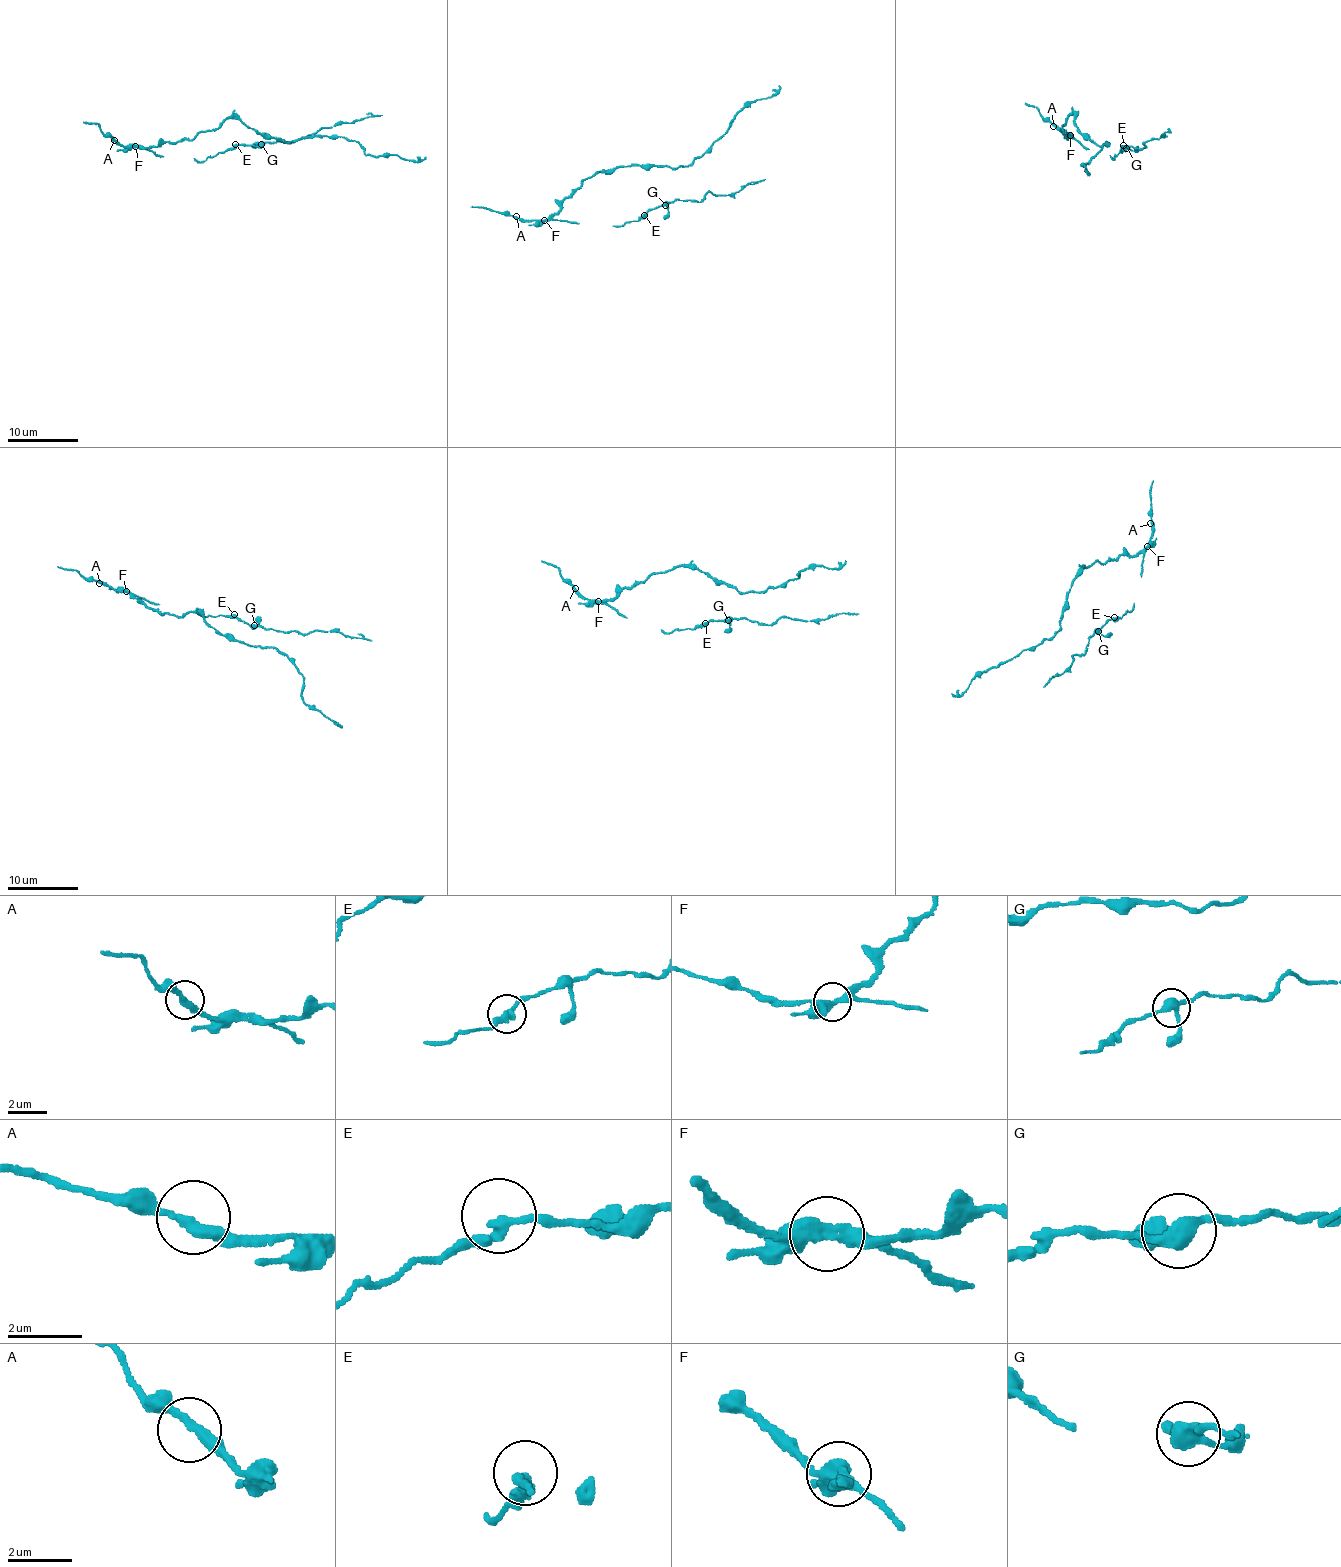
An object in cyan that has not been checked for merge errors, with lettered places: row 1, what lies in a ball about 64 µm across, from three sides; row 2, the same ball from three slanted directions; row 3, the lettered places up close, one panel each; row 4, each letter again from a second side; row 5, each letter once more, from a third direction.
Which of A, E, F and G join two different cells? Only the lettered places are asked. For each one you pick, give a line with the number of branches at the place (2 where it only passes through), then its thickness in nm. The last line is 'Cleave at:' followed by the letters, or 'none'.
F: branches 2; calibre 420 nm
Cleave at: F

